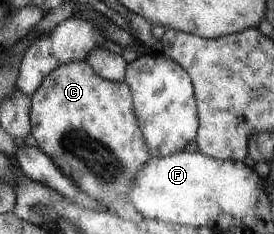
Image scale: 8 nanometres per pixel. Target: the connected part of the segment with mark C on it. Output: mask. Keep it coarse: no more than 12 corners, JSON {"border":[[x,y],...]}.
{"border":[[85,61],[32,94],[31,134],[123,205],[152,157],[125,82]]}

